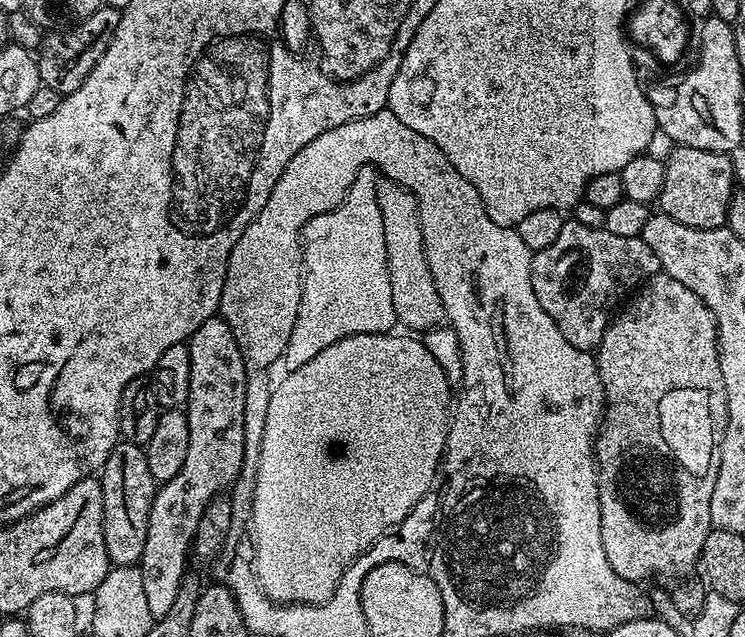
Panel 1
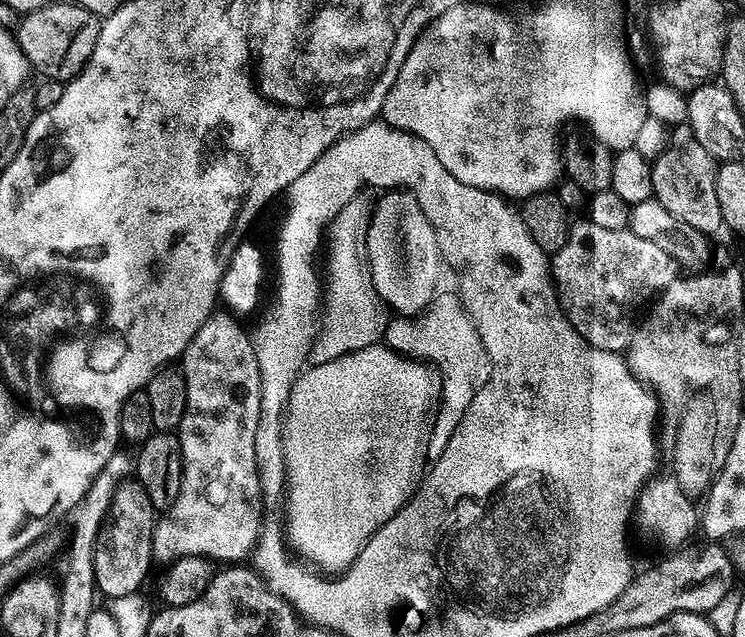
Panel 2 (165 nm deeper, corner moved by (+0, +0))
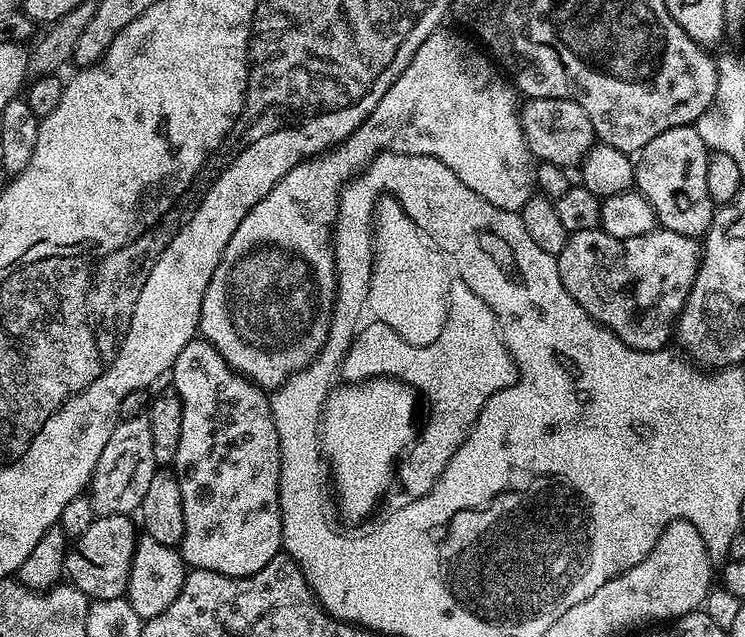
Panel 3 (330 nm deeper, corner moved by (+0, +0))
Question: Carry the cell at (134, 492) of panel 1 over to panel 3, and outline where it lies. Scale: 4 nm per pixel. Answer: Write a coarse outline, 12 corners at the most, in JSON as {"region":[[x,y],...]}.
{"region":[[96,516],[64,559],[89,601],[127,593],[137,525]]}

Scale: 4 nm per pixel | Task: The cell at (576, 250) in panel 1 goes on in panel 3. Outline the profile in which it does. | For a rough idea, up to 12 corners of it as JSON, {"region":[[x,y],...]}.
{"region":[[571,233],[562,286],[636,352],[669,347],[697,237]]}

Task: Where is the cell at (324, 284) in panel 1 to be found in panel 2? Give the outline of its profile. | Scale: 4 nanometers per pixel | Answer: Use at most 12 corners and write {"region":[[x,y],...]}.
{"region":[[350,198],[326,229],[328,313],[313,361],[381,343],[371,282],[373,201]]}

